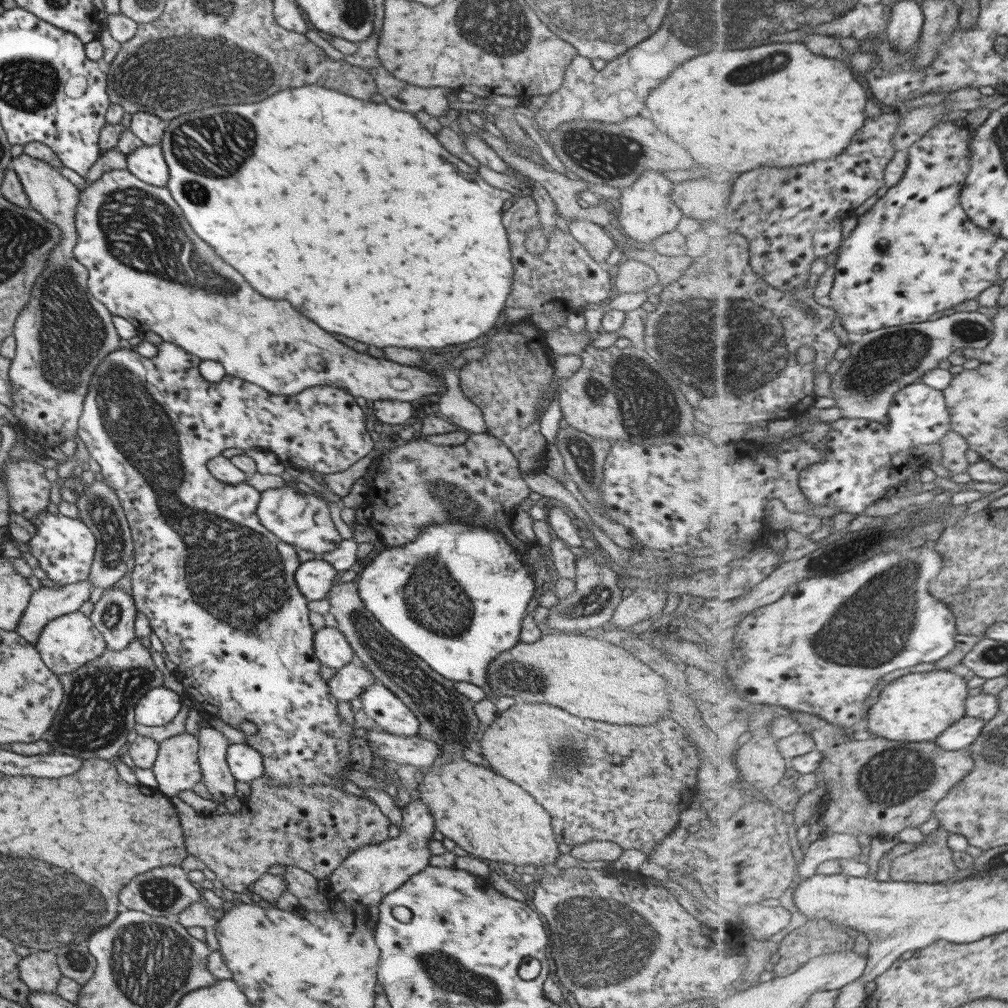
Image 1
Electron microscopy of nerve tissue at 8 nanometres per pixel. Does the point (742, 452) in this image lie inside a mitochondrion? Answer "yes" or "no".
no

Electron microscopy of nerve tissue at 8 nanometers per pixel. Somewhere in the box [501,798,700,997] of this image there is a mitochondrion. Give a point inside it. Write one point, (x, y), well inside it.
(645, 937)

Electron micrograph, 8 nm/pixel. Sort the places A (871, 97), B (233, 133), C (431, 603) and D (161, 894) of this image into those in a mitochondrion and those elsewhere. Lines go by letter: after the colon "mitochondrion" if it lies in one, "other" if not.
A: other
B: mitochondrion
C: mitochondrion
D: mitochondrion

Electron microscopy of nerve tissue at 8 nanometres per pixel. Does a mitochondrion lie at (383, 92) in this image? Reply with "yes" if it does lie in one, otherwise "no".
no

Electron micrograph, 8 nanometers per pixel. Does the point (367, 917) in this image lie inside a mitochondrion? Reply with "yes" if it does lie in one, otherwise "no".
no

